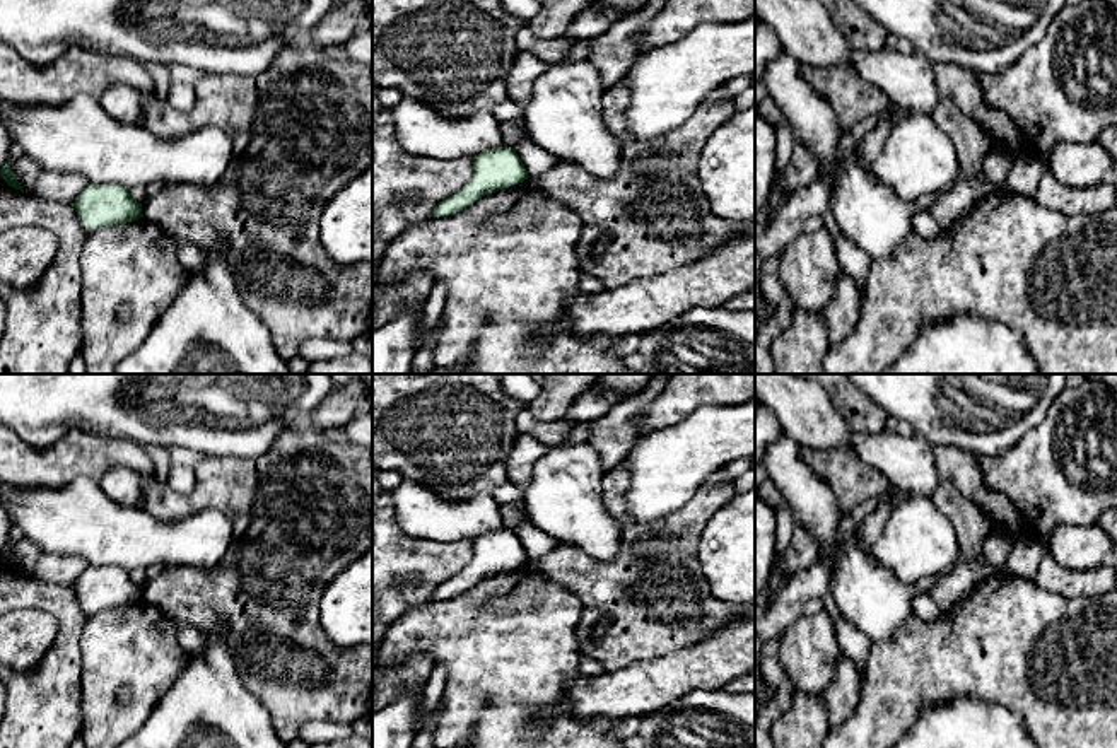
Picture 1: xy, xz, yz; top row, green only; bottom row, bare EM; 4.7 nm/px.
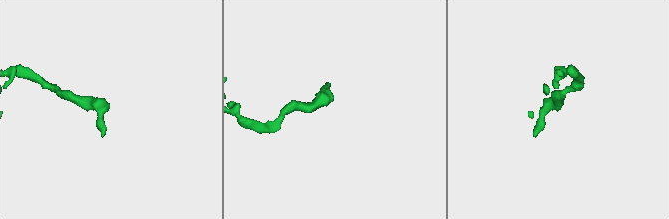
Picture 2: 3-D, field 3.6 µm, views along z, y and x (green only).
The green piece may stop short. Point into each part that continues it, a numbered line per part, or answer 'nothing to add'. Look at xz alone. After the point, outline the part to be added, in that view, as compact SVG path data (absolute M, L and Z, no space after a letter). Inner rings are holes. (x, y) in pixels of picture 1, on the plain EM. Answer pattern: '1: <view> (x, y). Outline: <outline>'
nothing to add

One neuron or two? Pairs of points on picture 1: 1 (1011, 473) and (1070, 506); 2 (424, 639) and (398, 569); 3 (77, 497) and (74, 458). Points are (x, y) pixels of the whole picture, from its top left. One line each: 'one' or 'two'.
1: one
2: two
3: two

